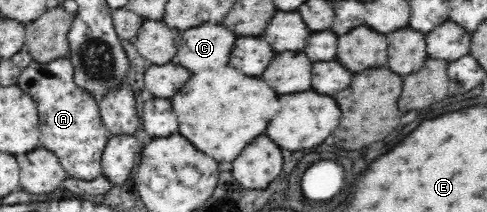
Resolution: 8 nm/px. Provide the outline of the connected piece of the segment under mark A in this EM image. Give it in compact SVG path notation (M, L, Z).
M68 56L45 64L32 59L20 72L17 85L36 101L42 119L42 145L58 155L67 177L93 181L103 175L101 158L110 135L101 120L98 99L76 86L73 75L74 66Z

